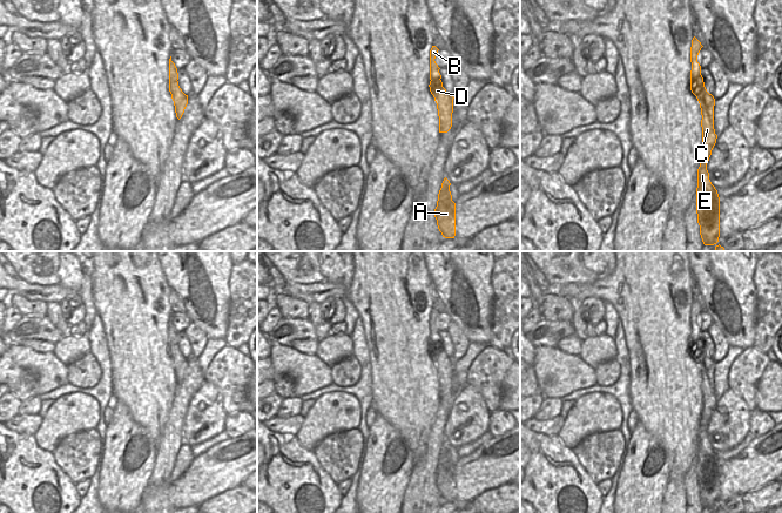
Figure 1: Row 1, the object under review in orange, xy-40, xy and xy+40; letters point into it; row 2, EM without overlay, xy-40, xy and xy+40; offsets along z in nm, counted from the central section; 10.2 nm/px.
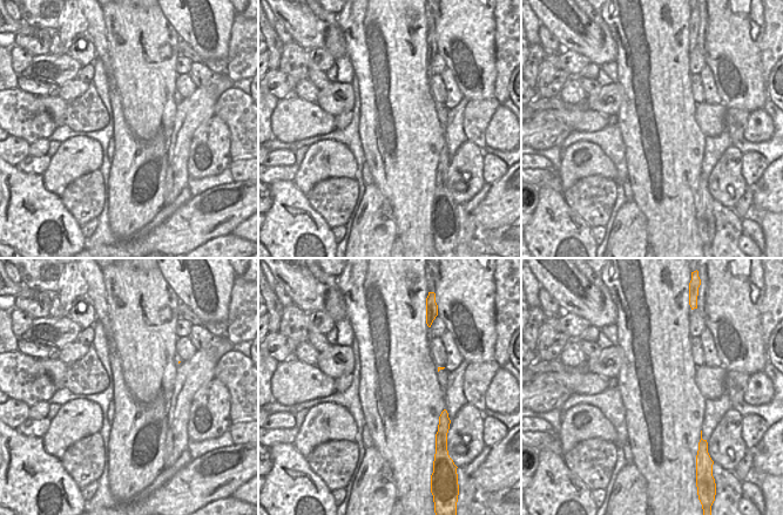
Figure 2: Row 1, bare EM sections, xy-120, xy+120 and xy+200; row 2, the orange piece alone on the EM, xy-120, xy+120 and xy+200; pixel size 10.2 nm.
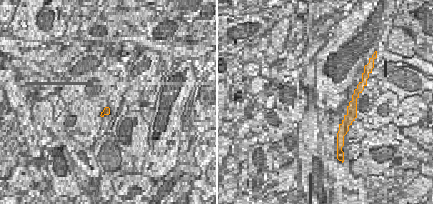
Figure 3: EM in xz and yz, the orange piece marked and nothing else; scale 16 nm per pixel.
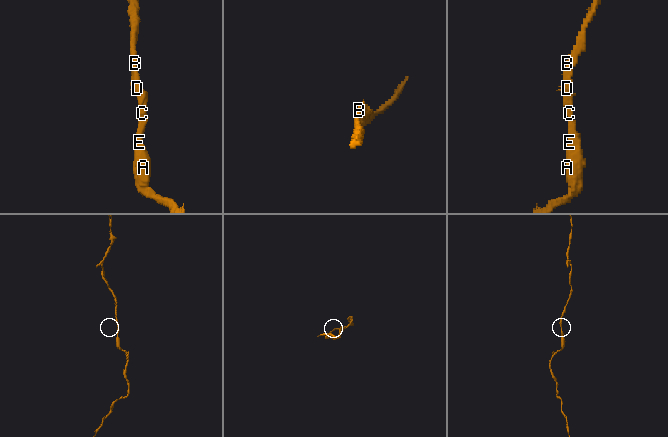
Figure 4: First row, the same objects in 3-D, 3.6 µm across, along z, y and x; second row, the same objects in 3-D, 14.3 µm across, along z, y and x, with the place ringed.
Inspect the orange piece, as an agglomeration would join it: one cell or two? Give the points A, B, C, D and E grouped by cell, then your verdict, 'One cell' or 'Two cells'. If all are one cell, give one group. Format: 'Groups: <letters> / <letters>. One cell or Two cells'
Groups: A B C D E. One cell.

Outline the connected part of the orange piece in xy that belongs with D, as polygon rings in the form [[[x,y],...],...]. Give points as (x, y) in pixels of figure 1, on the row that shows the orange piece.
[[[432,46],[430,50],[430,92],[434,97],[439,116],[439,133],[447,133],[452,127],[452,113],[453,113],[453,96],[450,95],[443,87],[441,75],[439,67],[434,59],[438,53],[438,48]]]

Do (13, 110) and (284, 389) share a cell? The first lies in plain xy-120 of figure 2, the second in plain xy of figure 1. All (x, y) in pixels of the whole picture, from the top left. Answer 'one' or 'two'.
one

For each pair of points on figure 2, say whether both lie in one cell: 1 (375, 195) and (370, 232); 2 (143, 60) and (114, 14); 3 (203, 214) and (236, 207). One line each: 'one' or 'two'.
1: one
2: one
3: one

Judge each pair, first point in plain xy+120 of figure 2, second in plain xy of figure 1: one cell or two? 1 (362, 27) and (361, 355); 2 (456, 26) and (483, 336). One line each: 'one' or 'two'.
1: two
2: one

